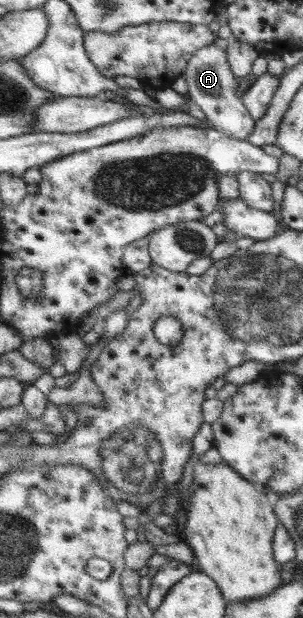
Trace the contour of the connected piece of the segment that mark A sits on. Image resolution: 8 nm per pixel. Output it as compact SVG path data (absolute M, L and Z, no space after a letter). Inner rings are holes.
M213 43L198 48L187 59L182 75L186 82L189 99L193 100L193 103L199 108L202 117L207 120L209 128L233 139L245 141L247 135L253 130L254 121L241 103L238 87L242 83L235 79L229 70L225 51L215 47Z

